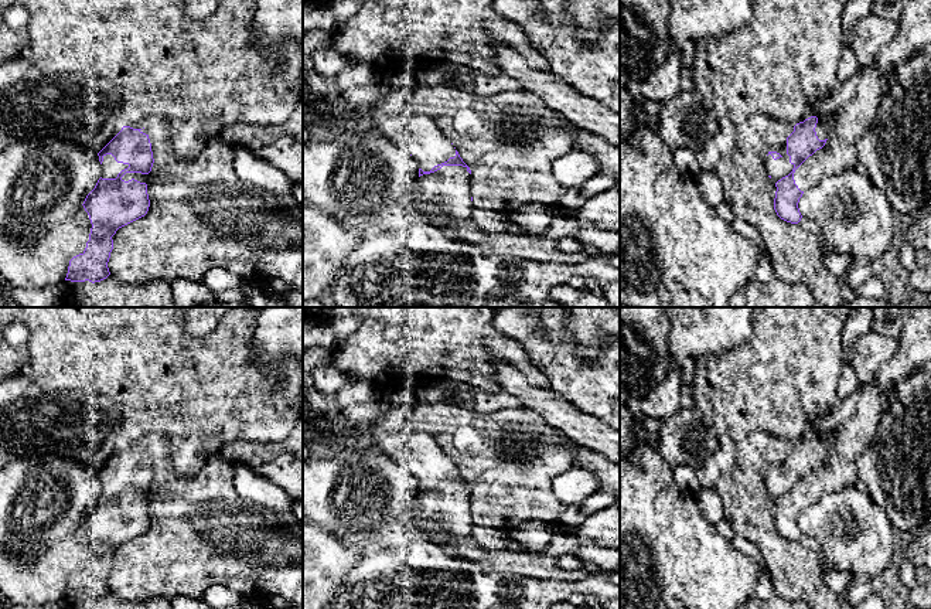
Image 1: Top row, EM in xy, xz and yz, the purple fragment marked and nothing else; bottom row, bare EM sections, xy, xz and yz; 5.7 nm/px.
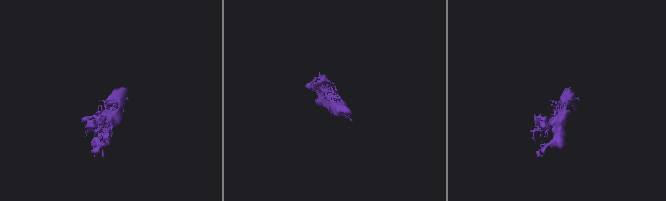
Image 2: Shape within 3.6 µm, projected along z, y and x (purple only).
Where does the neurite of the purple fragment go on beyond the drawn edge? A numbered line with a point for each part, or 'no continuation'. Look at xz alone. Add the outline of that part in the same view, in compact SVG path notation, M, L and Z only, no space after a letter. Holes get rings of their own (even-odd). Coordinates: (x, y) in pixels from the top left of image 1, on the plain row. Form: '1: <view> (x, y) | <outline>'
1: xz (450, 504) | M443 483L440 487L423 491L416 504L422 514L436 521L454 540L471 537L471 491L463 483Z

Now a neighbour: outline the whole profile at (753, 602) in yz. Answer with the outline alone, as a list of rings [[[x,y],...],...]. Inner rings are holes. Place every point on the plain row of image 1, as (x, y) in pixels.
[[[756,595],[747,598],[737,609],[811,609],[802,601],[787,601],[777,595],[773,595],[770,599],[763,601]]]

